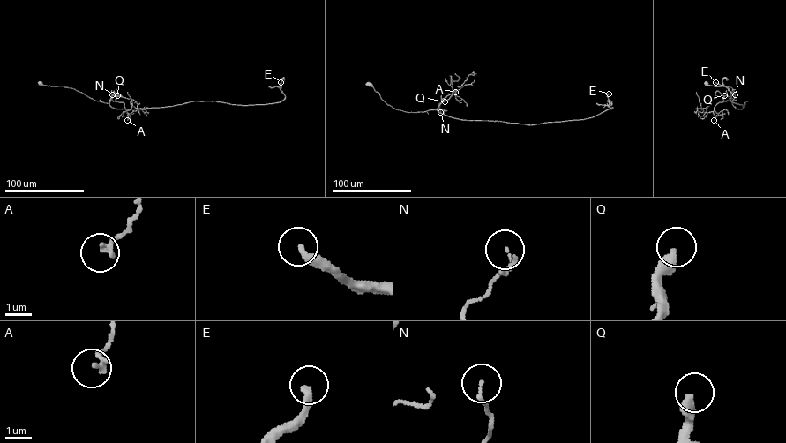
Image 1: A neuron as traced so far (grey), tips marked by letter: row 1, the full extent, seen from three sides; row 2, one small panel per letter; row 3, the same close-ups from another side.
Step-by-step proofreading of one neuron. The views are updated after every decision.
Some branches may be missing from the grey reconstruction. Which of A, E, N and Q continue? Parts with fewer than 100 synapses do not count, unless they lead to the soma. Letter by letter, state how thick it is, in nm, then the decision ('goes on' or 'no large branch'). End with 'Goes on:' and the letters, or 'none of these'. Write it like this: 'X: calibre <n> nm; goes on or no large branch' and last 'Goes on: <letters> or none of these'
A: calibre 190 nm; no large branch
E: calibre 320 nm; goes on
N: calibre 110 nm; no large branch
Q: calibre 400 nm; no large branch
Goes on: E

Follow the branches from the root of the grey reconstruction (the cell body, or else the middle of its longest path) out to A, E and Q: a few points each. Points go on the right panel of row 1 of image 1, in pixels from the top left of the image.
A: (707, 83), (715, 86), (729, 86), (735, 92), (732, 103), (726, 101), (714, 108), (718, 115), (714, 120)
E: (707, 83), (731, 87), (732, 104), (743, 108), (747, 101), (743, 105), (732, 102), (731, 93), (715, 82)
Q: (707, 83), (731, 87), (735, 92), (732, 103), (730, 101), (724, 101), (724, 95)

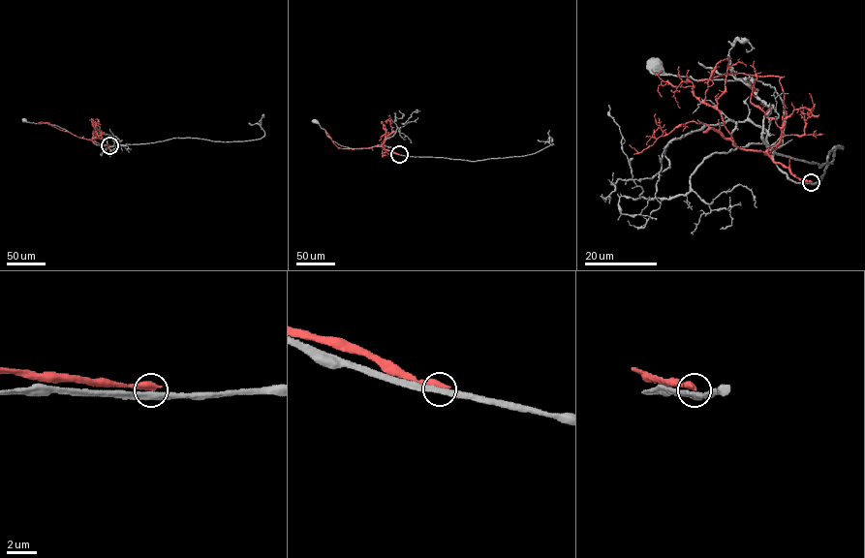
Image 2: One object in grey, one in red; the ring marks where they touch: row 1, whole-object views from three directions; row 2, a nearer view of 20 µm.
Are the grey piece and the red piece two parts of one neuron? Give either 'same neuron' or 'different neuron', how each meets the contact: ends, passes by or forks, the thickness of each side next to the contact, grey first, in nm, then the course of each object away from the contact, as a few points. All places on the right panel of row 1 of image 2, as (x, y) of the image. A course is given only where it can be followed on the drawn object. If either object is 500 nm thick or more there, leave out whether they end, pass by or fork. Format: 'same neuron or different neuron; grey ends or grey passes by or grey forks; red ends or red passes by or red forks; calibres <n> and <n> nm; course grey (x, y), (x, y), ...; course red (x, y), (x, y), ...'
different neuron; calibres 360 and 550 nm; course grey (811, 182), (792, 181), (772, 158), (784, 131), (784, 106), (773, 87), (752, 78), (667, 75), (657, 64); course red (811, 182), (797, 178), (765, 154), (781, 143), (783, 116), (786, 116), (780, 77), (743, 73), (696, 81)

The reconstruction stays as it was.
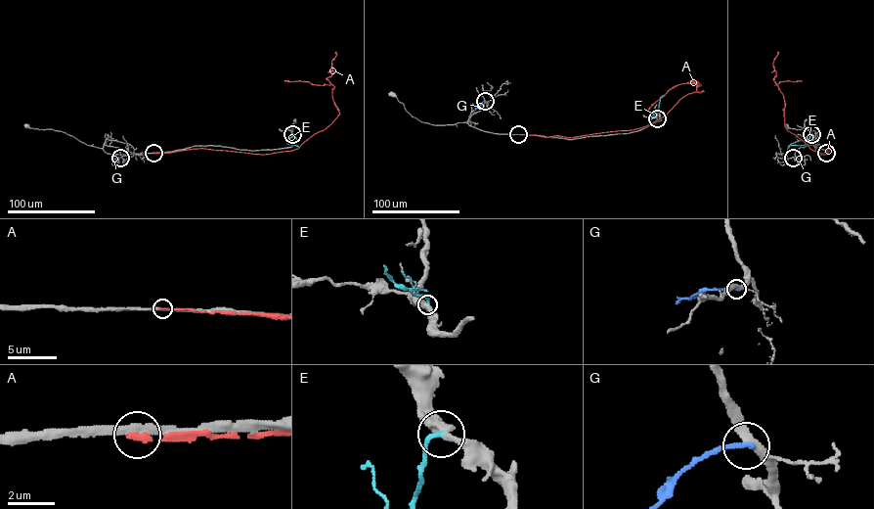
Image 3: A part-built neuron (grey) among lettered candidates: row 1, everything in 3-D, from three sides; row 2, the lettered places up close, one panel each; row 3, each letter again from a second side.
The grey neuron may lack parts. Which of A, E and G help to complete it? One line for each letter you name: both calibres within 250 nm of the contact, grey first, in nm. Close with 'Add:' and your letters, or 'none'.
Add: none

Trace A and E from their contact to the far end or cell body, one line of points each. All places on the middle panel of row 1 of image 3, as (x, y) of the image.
A: (518, 134), (571, 137), (634, 129), (704, 91), (676, 85), (648, 110)
E: (657, 118), (651, 115), (664, 95)

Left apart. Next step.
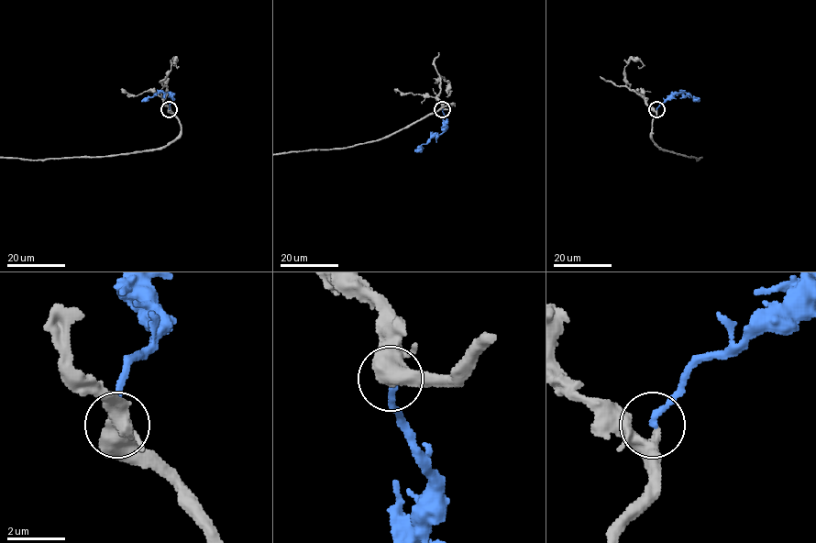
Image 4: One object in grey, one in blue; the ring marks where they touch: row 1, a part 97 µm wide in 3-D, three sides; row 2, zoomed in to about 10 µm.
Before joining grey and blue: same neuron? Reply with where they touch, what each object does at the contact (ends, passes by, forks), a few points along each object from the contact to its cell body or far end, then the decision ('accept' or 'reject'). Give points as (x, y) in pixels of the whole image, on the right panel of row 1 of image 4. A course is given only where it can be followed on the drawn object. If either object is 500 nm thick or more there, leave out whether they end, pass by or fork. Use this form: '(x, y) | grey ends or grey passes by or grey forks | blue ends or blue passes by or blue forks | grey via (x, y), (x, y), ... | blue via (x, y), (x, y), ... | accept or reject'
(656, 109) | grey passes by | blue ends | blue via (656, 109), (680, 93), (686, 93), (699, 101) | accept

